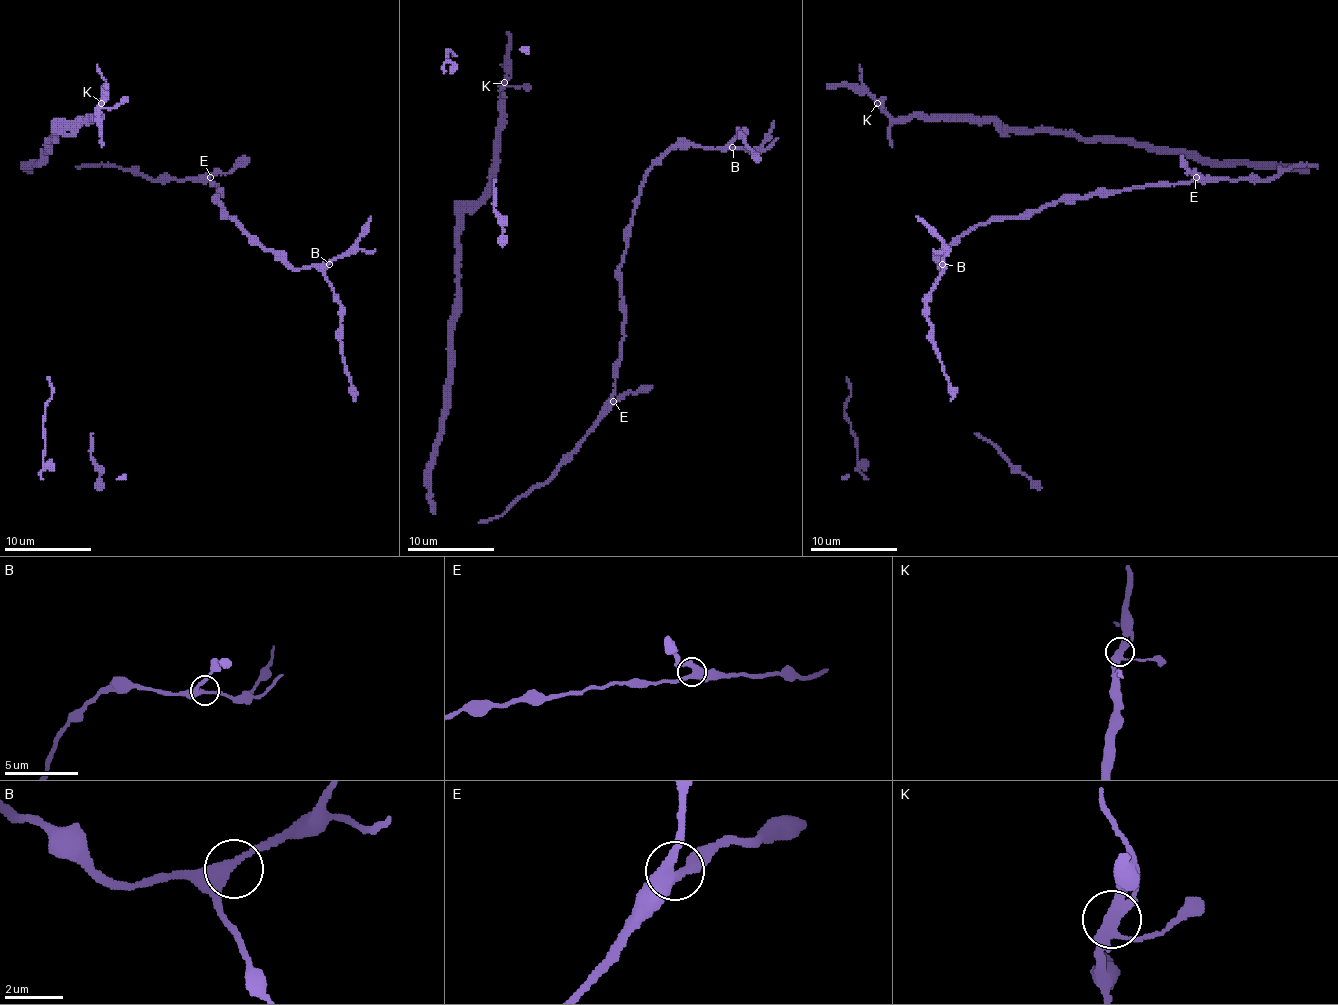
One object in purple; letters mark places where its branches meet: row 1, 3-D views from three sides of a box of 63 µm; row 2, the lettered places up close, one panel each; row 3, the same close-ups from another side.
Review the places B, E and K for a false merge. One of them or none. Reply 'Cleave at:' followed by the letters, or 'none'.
Cleave at: none

